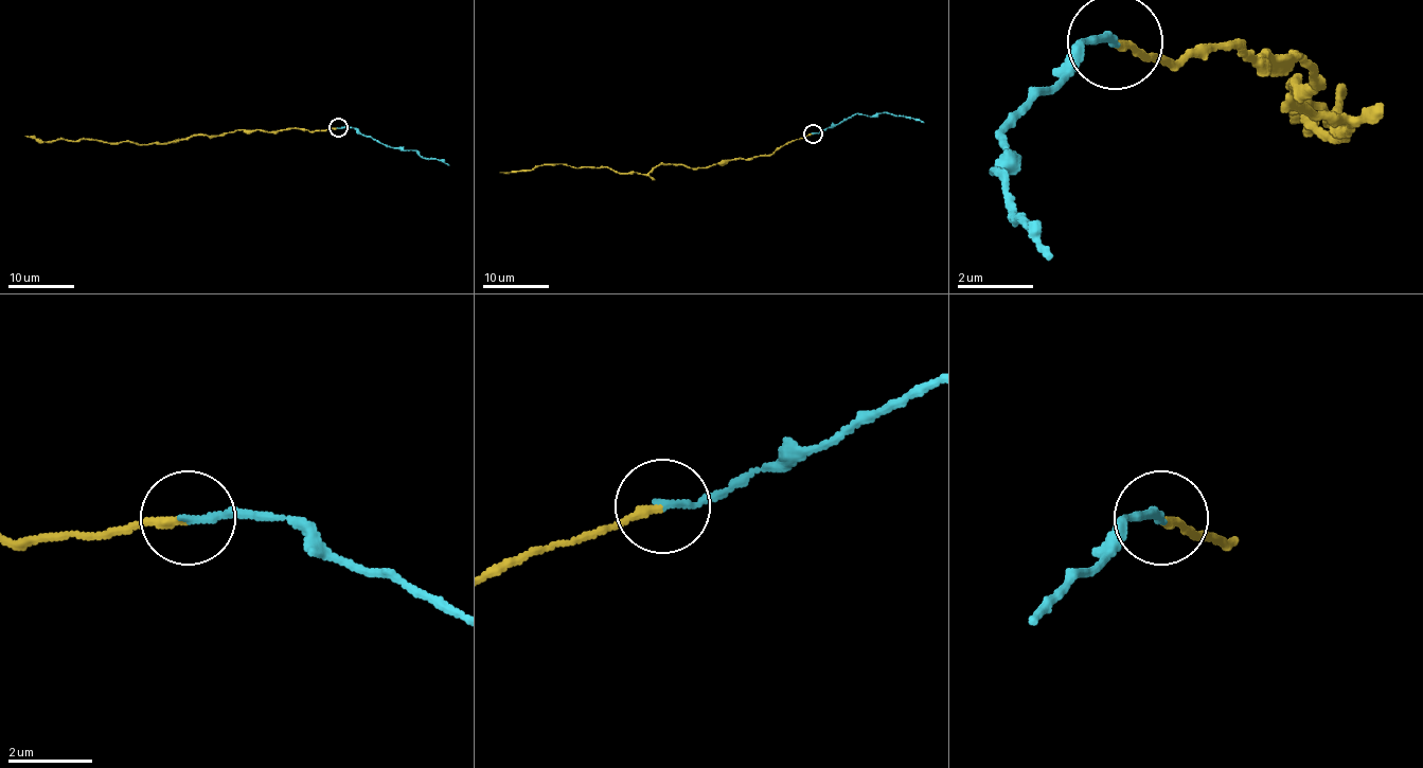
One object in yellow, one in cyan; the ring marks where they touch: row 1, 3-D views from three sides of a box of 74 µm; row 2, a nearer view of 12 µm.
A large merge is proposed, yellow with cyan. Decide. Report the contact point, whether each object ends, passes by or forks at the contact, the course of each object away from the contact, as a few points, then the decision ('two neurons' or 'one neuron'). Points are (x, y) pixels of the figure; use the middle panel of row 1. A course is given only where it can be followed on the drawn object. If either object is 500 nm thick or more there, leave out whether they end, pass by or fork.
place (813, 134); yellow ends; cyan ends; course yellow (813, 132), (771, 155), (705, 167), (665, 164), (645, 174), (543, 164), (500, 173); course cyan (813, 132), (831, 128), (857, 113), (867, 117), (890, 113), (923, 121); one neuron

